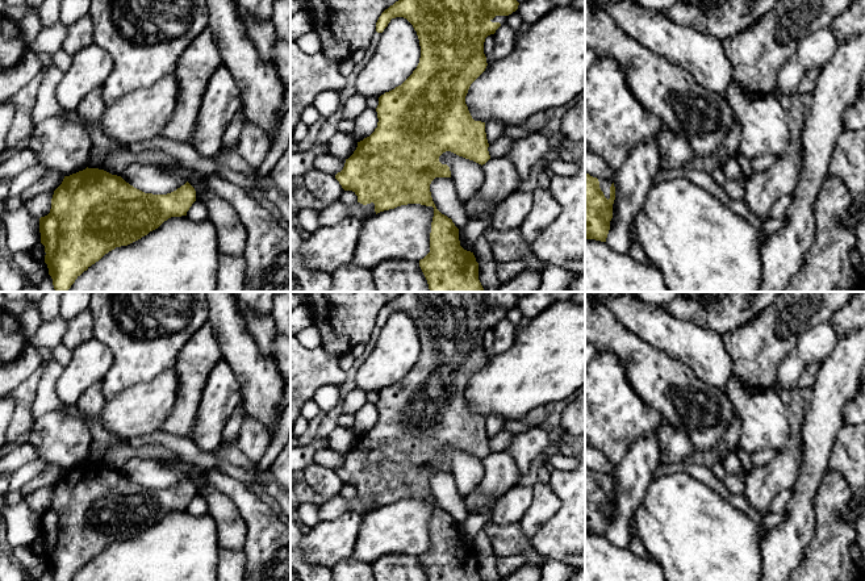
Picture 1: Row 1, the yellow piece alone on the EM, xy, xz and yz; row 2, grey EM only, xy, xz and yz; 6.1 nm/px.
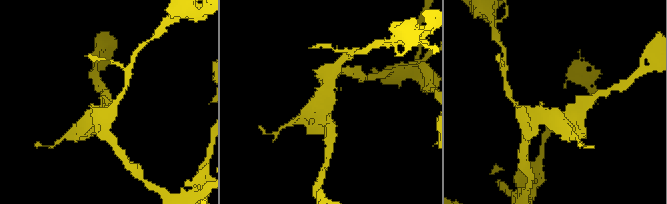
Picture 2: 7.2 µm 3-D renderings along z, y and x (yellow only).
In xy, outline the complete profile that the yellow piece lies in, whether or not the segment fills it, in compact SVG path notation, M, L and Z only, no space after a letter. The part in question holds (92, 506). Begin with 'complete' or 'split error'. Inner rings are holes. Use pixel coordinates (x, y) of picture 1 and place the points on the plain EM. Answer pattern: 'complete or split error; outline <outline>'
complete; outline M85 463L64 471L54 485L50 507L39 513L45 557L54 581L71 581L92 559L116 542L128 540L158 523L171 511L187 510L196 485L187 476L167 489L145 488L121 471L99 463Z

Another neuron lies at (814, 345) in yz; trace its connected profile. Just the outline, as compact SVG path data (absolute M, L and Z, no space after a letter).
M830 322L816 325L801 334L795 348L777 371L774 392L794 386L803 365L807 361L822 363L833 350L836 342L837 337Z

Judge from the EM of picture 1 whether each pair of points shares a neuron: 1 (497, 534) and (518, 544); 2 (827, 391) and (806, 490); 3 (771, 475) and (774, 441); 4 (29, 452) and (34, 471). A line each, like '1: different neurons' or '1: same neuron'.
1: same neuron
2: same neuron
3: different neurons
4: different neurons

